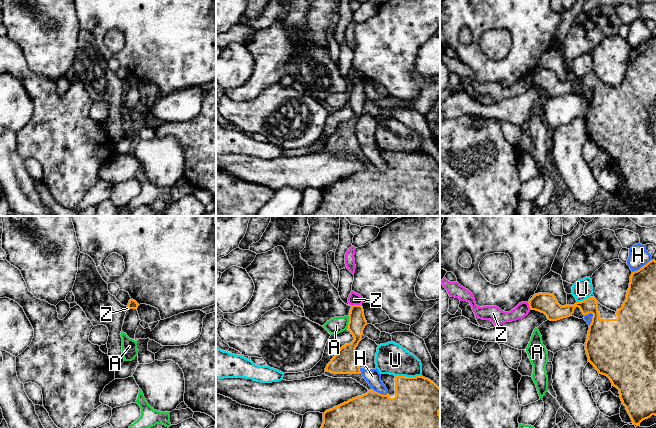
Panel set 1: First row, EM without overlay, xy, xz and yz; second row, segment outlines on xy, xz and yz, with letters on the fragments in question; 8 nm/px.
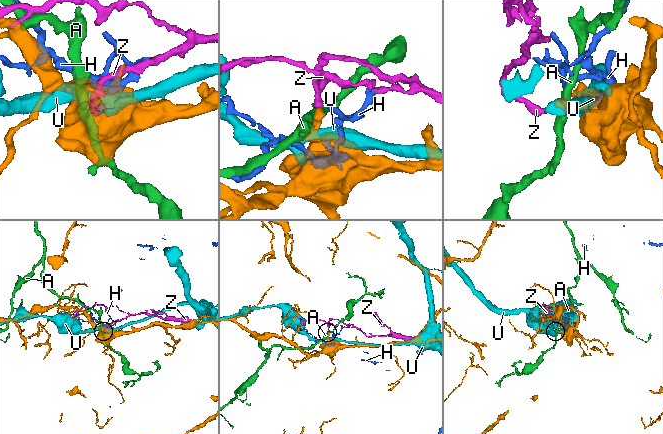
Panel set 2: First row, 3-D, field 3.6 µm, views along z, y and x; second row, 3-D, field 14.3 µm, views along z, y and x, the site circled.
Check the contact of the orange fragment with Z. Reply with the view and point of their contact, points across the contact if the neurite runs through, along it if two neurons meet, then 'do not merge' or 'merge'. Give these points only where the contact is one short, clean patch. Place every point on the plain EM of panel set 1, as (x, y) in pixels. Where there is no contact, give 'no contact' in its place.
xz (355, 81) | along xz (360, 80), (351, 82) | do not merge

